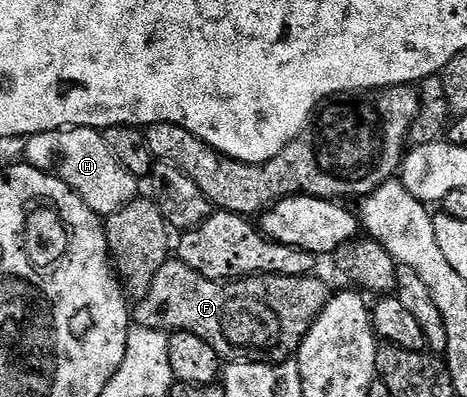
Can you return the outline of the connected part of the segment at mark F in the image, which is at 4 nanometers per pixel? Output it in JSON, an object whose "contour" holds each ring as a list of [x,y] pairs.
{"contour":[[[169,259],[154,275],[150,291],[135,302],[134,321],[141,329],[193,333],[206,339],[225,362],[261,361],[277,365],[299,354],[300,344],[326,307],[330,290],[316,275],[279,277],[265,273],[234,281],[211,281],[178,259]]]}

